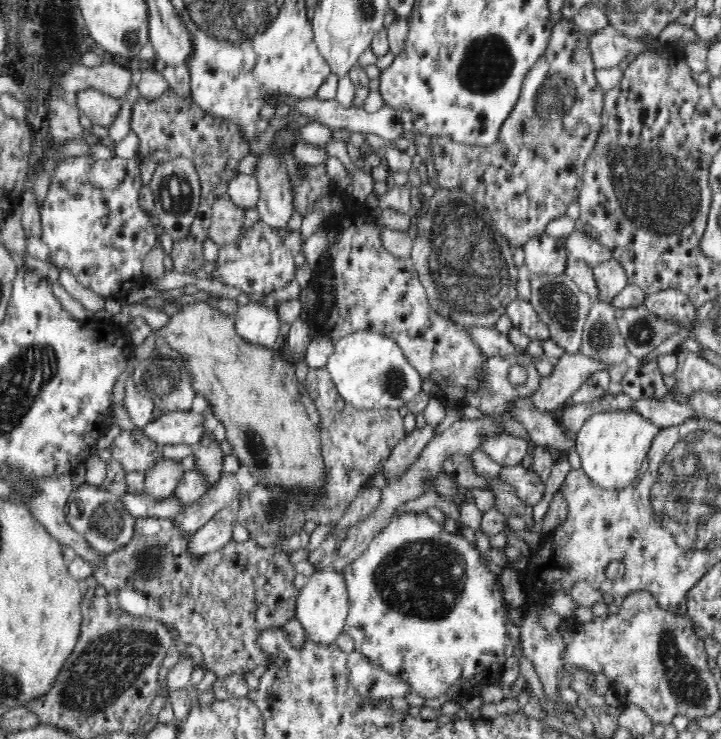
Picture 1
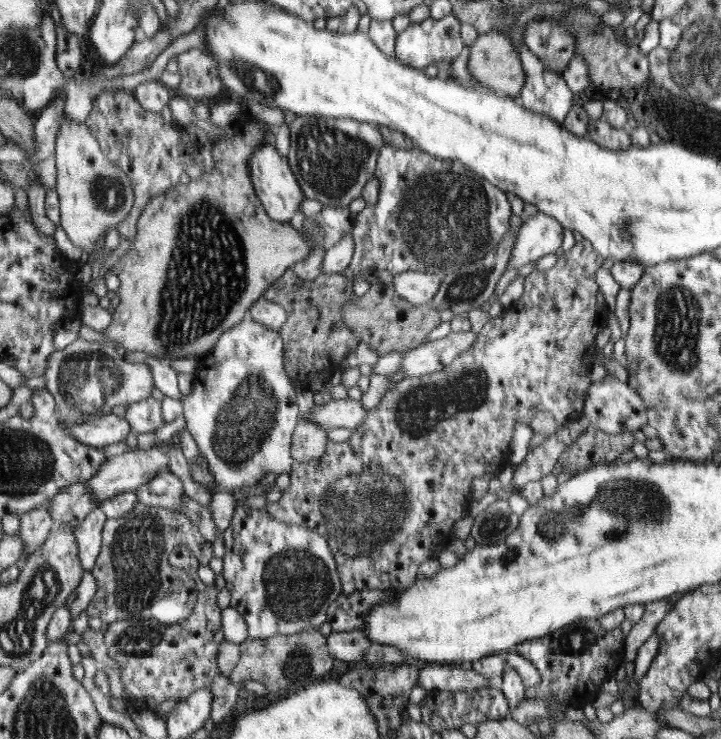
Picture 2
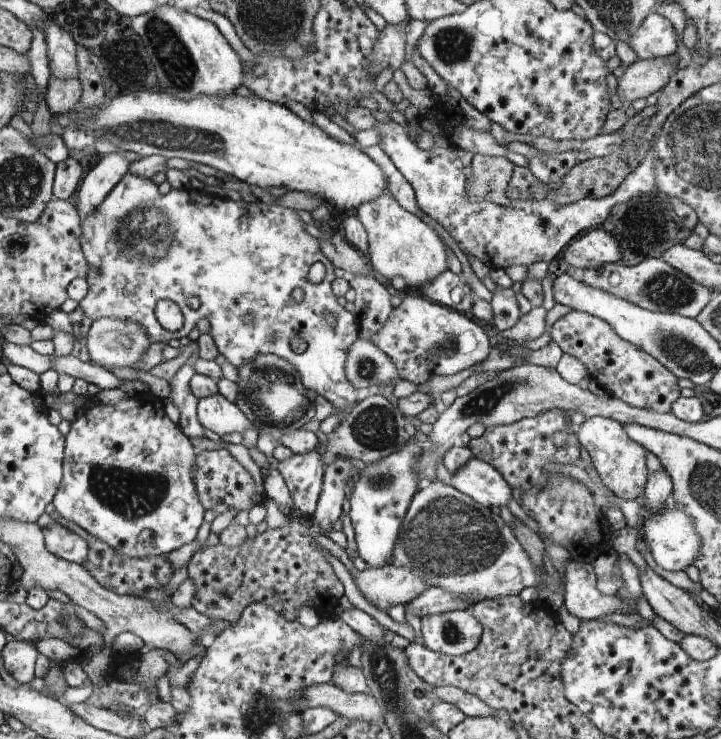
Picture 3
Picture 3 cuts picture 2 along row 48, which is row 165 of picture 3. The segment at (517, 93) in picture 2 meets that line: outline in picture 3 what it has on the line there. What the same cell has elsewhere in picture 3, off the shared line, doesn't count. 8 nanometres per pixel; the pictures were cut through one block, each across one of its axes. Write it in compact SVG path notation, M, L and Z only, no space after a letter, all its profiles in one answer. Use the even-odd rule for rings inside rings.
M477 154L469 165L472 174L467 178L468 200L488 200L500 206L508 206L506 196L508 182L514 165L506 157Z

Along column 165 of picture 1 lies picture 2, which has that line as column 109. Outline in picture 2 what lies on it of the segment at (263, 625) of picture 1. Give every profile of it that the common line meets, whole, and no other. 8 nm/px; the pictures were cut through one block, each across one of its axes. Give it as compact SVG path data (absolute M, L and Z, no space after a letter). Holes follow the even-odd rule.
M138 502L124 517L107 519L101 549L91 568L99 588L87 607L88 614L98 616L105 626L126 619L154 619L164 624L186 620L198 602L199 592L188 576L182 576L182 570L178 574L168 563L170 552L178 544L188 546L200 565L210 564L214 556L212 542L178 510Z

